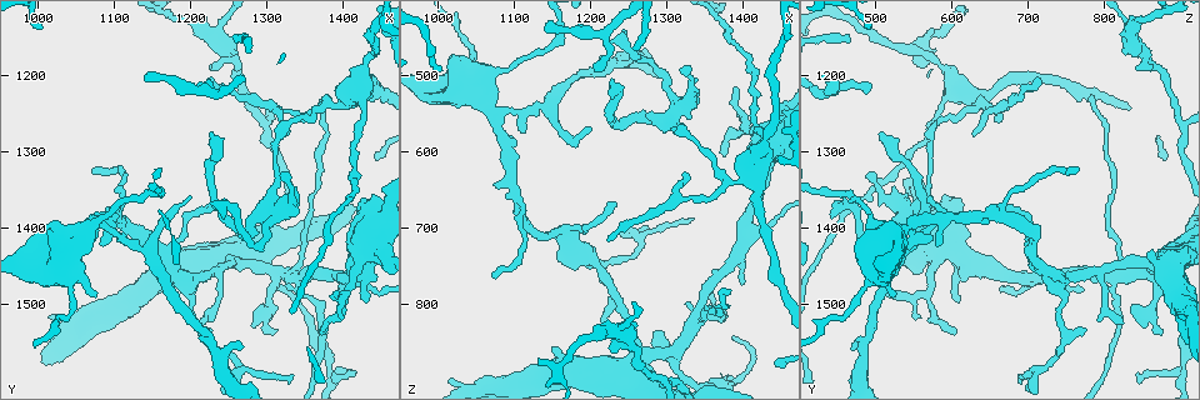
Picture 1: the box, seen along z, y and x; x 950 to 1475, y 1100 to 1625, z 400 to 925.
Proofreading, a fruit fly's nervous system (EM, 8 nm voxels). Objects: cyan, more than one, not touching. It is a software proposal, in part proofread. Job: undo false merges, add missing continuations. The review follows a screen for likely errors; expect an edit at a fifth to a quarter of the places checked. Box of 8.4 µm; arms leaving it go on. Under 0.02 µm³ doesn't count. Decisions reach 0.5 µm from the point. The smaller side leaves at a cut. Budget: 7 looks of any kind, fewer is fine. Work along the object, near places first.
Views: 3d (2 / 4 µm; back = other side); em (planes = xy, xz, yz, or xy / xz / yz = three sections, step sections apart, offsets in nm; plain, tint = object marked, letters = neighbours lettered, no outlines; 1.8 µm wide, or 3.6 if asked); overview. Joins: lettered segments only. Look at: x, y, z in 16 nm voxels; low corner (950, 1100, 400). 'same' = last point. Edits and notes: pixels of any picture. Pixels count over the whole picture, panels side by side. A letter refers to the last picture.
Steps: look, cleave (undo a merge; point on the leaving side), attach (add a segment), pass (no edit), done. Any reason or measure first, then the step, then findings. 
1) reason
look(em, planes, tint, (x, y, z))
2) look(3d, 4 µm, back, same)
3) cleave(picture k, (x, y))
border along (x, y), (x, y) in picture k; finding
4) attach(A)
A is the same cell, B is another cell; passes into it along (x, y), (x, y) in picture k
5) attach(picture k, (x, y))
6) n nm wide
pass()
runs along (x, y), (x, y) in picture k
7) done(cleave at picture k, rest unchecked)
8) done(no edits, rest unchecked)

look(em, planes, tint, (1295, 1375, 565))

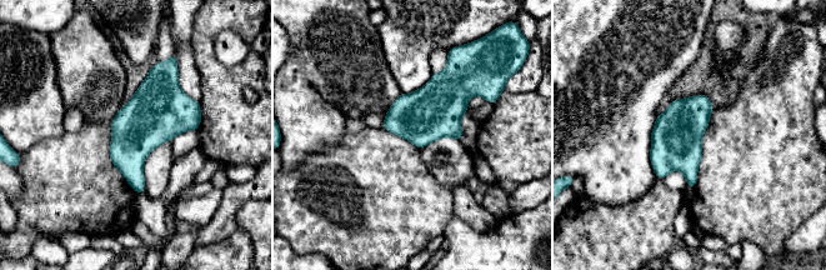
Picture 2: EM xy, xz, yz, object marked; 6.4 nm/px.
see the neighbours
look(em, planes, letters, same)

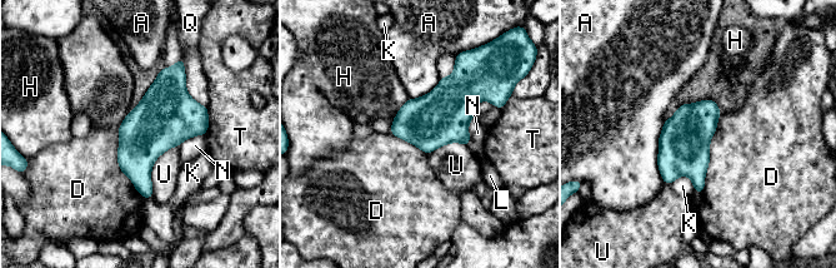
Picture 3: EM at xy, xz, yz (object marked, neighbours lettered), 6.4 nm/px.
pass()
A, D, H, K, L, N, Q, T and U are other cells; border along (721, 114), (700, 193) in picture 3; continuous, no second neuron

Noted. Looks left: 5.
an open end
look(em, planes, letters, (1205, 1215, 485))

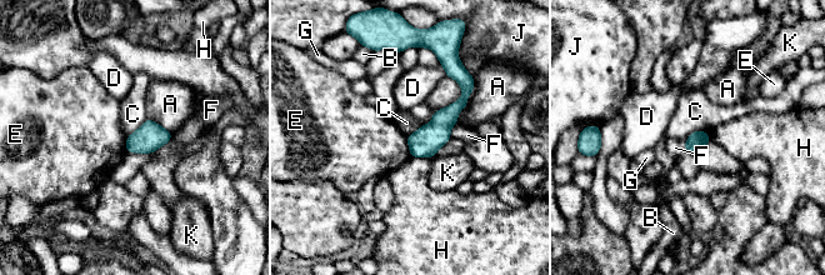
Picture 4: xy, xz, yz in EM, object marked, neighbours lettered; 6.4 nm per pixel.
120 nm wide
pass()
A, B, C, D, E, F, G, H, J and K are other cells; no lettered segment goes on from it

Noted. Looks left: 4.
arms part here
look(3d, 2 µm, (1135, 1425, 545))

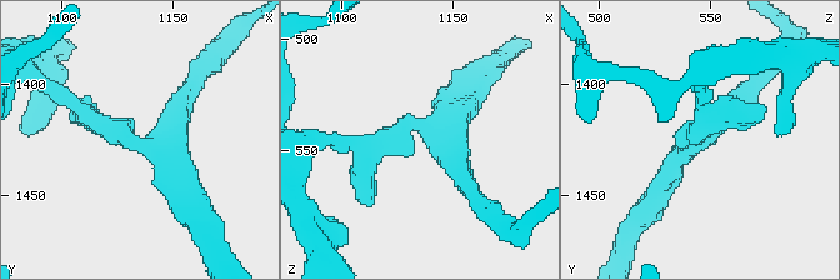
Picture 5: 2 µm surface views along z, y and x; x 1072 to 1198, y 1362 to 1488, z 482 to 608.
look(em, xz, step 4, tint, (1138, 1425, 542))

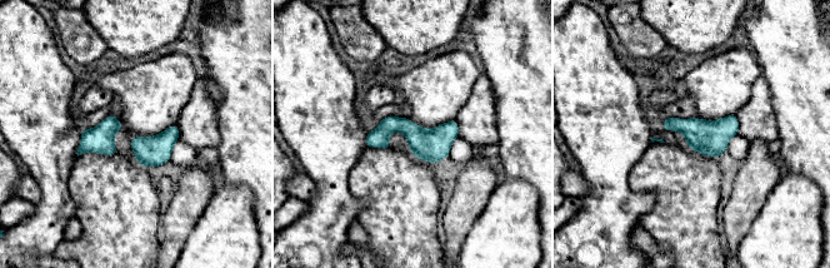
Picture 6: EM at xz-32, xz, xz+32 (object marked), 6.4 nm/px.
look(em, planes, letters, same)

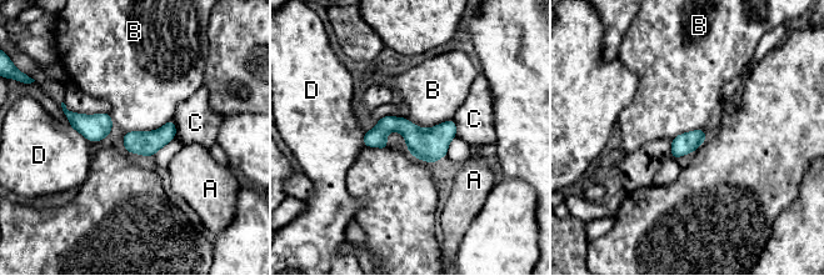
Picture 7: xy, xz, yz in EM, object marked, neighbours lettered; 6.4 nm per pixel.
140 nm wide
pass()
A, B, C and D are other cells; continuous, no second neuron

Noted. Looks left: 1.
done(no edits, rest unchecked)

